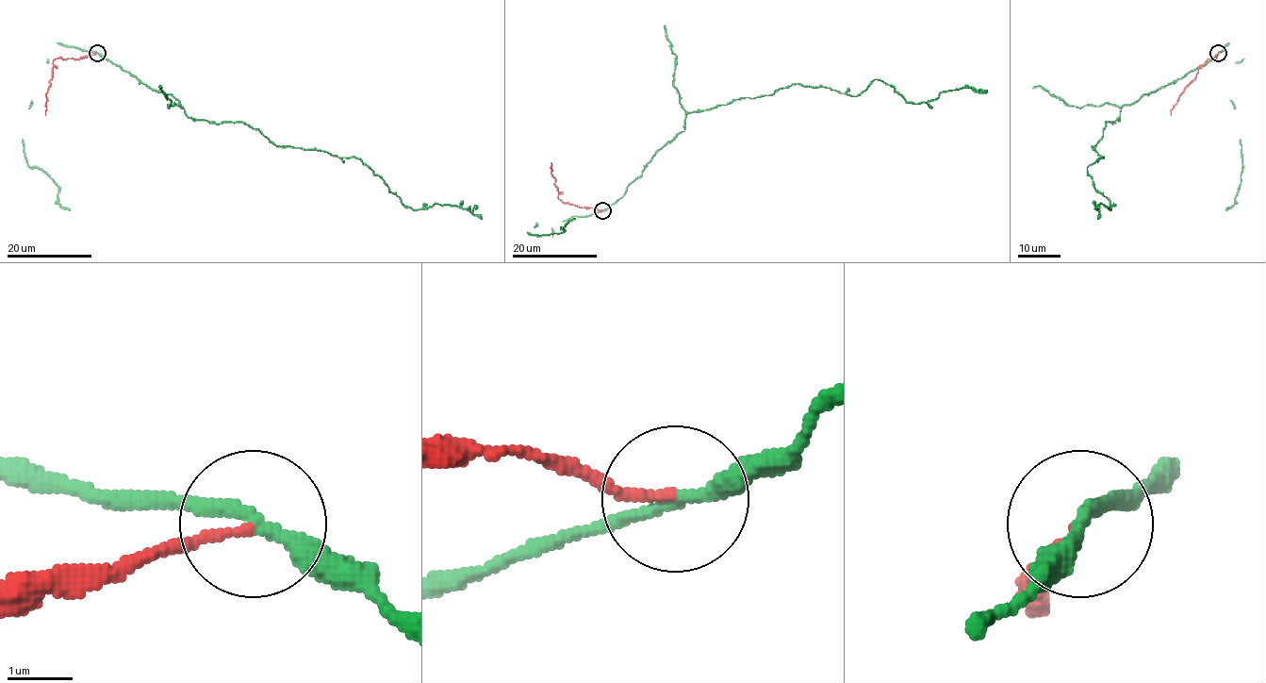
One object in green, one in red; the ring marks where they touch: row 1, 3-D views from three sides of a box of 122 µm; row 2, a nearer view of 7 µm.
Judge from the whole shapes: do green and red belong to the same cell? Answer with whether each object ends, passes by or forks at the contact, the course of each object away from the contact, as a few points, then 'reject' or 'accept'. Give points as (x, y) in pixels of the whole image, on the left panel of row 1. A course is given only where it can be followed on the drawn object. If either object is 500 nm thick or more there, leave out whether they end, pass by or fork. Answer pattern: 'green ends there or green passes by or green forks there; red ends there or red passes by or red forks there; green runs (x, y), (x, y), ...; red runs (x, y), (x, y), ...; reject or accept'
green passes by; red ends there; green runs (97, 53), (176, 99), (189, 117), (244, 123), (276, 145), (359, 158), (413, 209), (456, 205), (482, 219); red runs (97, 53), (78, 58), (57, 58), (53, 60), (53, 77), (45, 95), (45, 115); reject

